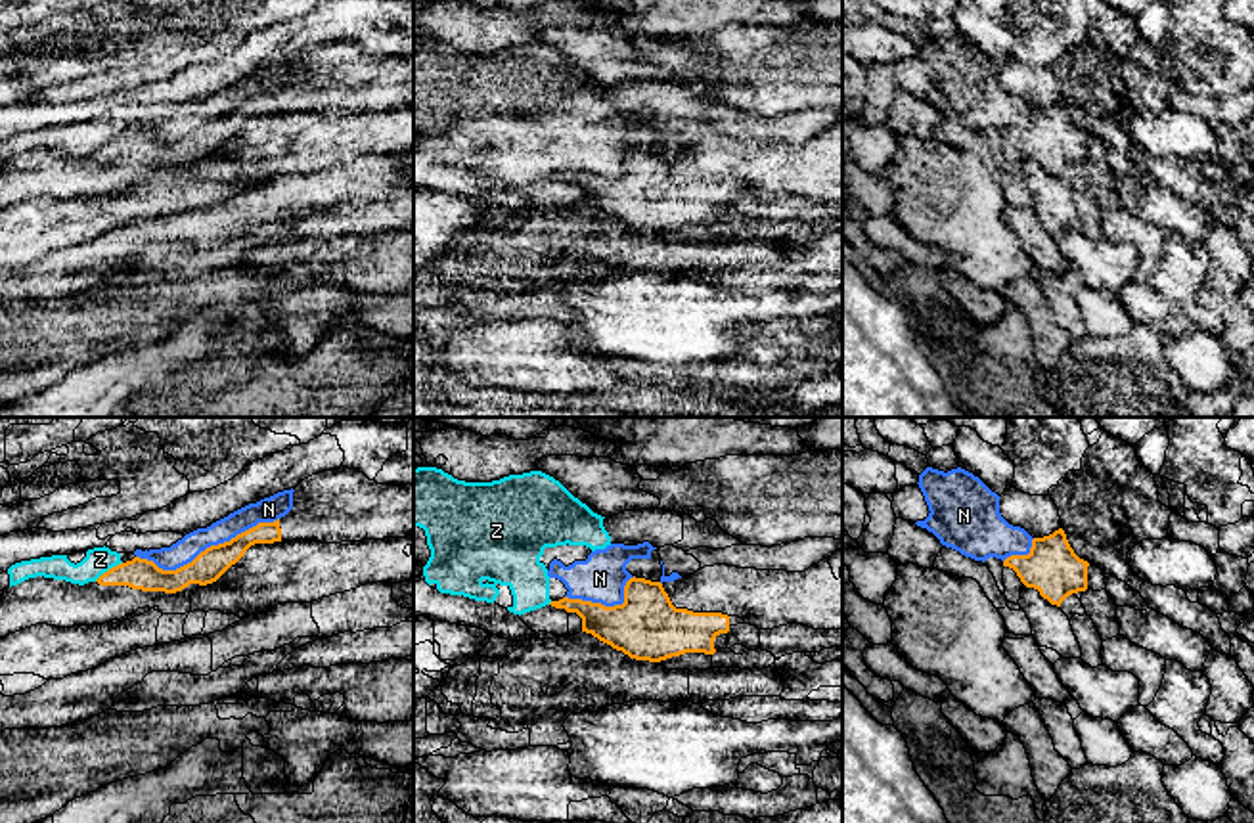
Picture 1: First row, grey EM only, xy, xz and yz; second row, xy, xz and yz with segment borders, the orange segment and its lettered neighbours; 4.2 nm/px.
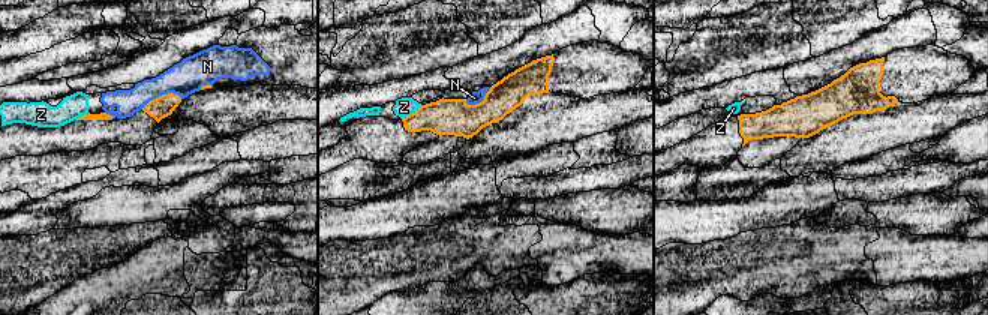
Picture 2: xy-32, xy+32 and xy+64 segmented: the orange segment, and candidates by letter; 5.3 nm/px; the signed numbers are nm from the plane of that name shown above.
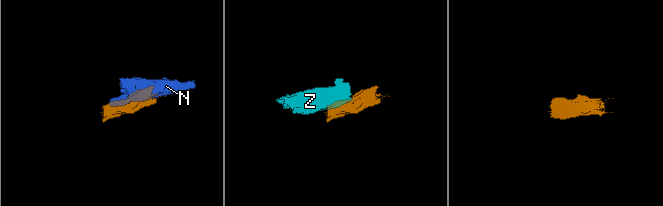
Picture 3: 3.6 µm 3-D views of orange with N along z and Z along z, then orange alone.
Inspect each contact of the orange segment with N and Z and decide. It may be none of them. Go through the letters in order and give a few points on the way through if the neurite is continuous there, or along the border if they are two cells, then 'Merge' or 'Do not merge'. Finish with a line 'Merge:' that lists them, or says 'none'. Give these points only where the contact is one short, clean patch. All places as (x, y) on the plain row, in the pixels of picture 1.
N: Do not merge
Z: Boundary: xy (121, 133), (94, 152). Do not merge
Merge: none

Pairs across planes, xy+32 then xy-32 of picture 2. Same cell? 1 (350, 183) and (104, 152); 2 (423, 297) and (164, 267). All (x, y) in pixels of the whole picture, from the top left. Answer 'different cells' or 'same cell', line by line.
1: same cell
2: same cell

